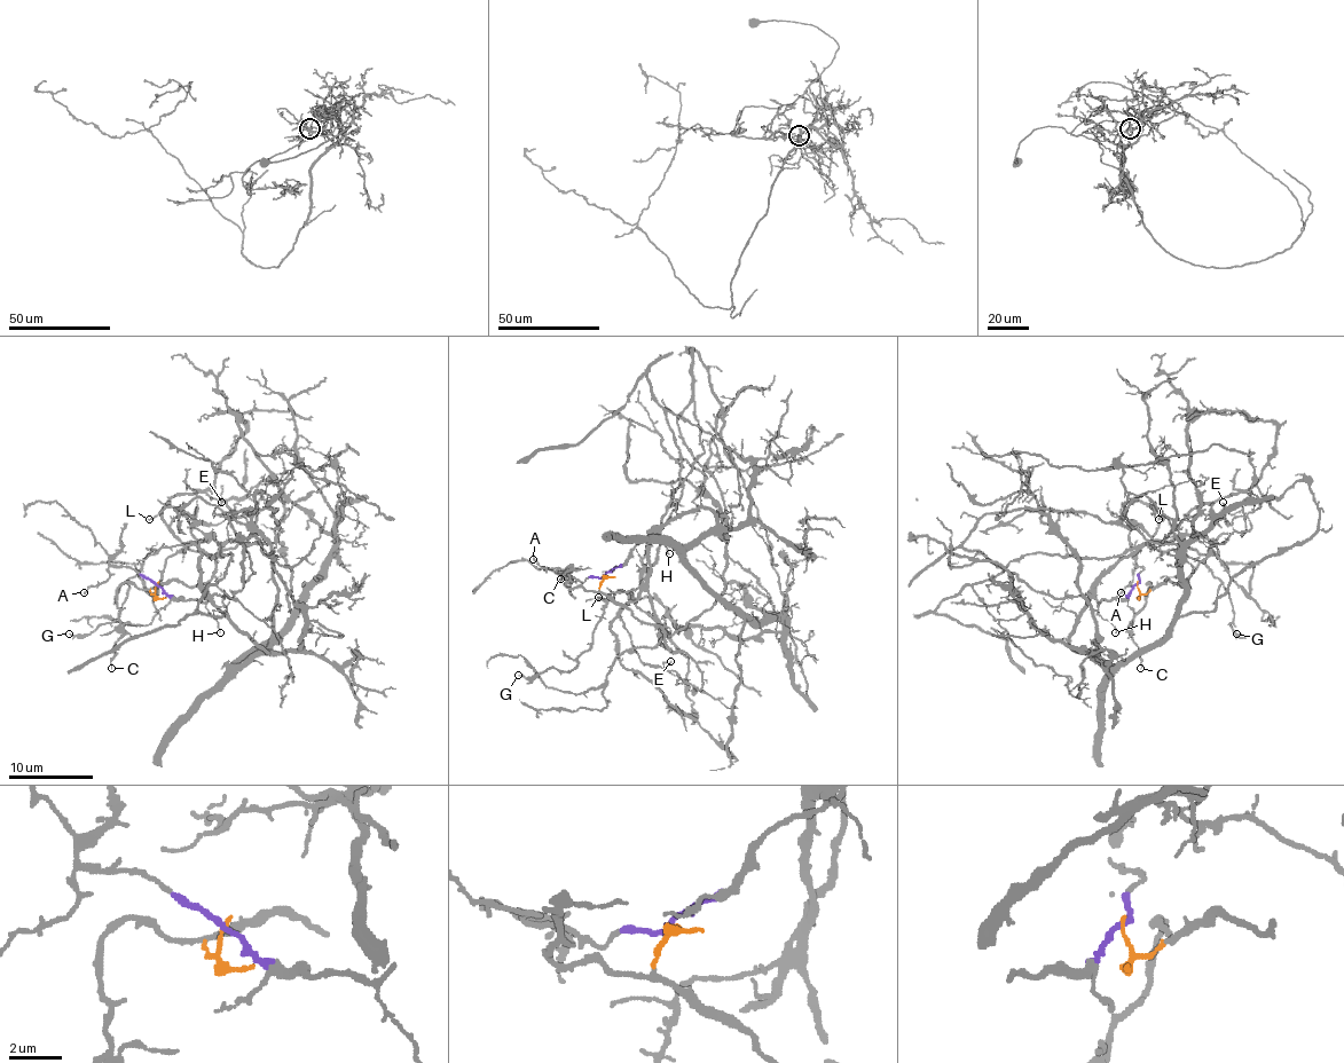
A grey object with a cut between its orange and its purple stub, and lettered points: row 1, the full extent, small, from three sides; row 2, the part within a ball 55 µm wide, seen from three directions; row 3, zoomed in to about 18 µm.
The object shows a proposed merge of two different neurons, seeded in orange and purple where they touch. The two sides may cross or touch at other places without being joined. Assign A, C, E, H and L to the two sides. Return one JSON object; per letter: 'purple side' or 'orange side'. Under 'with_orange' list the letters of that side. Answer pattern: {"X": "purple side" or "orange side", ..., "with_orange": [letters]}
{"A": "purple side", "C": "orange side", "E": "orange side", "H": "purple side", "L": "orange side", "with_orange": ["C", "E", "L"]}

